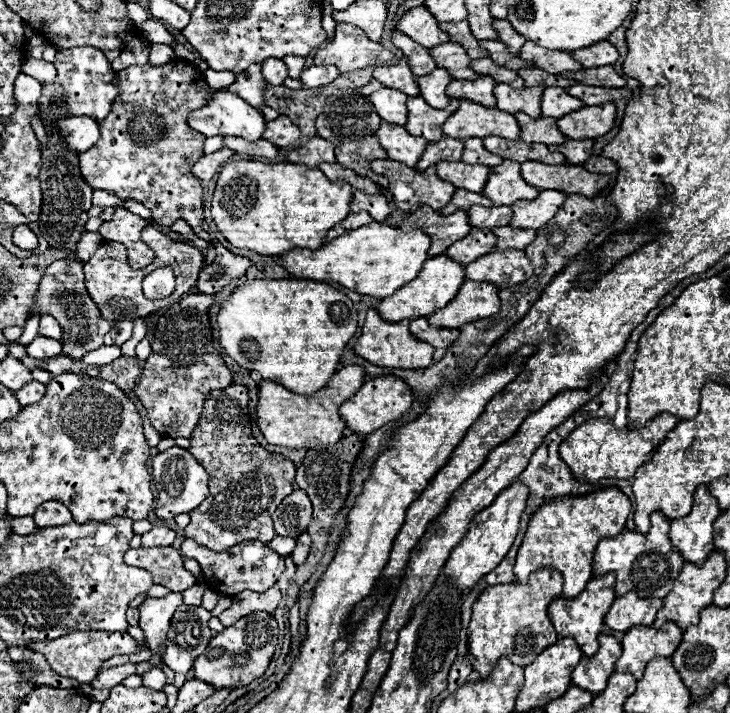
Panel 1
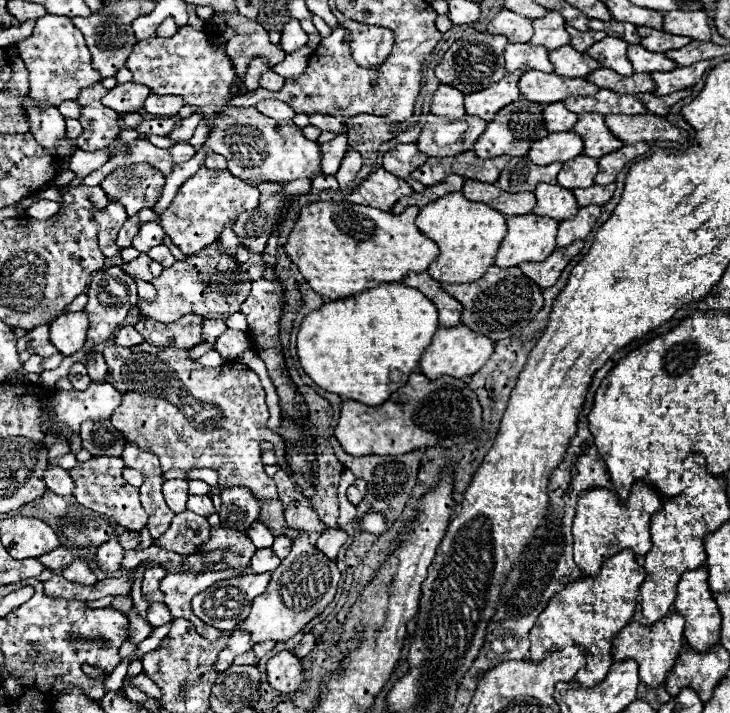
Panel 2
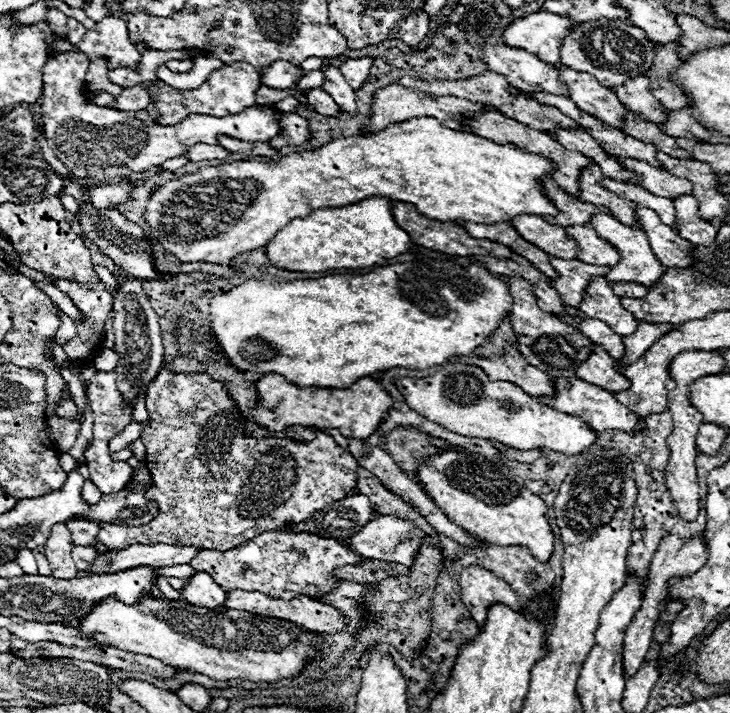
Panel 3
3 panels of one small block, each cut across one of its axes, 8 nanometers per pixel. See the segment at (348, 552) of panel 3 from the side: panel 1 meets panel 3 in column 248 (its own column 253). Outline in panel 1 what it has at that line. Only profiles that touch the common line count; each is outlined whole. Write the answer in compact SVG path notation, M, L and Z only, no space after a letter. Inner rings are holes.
M186 538L182 542L180 552L186 558L196 558L200 562L204 582L212 590L216 590L218 594L224 594L224 596L234 596L234 594L240 594L242 590L266 592L268 588L272 588L276 584L276 580L284 572L284 556L272 552L266 544L254 542L254 540L252 542L244 540L242 544L236 544L226 552L212 552L212 550L196 544L194 540Z

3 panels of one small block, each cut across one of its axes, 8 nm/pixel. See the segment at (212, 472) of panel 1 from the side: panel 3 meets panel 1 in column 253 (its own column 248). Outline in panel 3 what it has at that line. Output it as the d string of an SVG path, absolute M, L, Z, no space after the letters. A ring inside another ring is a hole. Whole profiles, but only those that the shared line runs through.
M166 366L160 368L158 376L148 384L146 388L146 406L148 406L148 414L152 418L150 426L142 432L140 440L146 446L146 466L150 470L152 476L152 484L148 488L148 500L158 504L158 516L142 526L136 528L128 528L128 526L116 526L116 524L100 524L98 530L98 542L110 546L110 548L128 548L132 544L170 544L170 546L196 546L196 548L208 548L208 550L232 550L236 546L240 546L246 540L252 540L264 532L270 530L284 530L288 524L300 524L302 520L312 518L312 514L324 510L330 502L342 500L344 496L348 496L354 488L356 488L356 458L340 448L332 436L316 430L316 438L310 442L294 442L290 438L252 438L244 434L244 416L238 410L236 402L232 400L232 396L224 390L226 382L214 382L208 374L172 374Z

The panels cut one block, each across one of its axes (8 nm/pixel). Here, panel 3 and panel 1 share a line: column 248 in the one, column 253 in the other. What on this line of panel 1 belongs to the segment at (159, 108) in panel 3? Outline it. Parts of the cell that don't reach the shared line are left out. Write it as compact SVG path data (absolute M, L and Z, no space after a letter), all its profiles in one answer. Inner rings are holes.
M252 64L248 70L244 70L242 74L236 76L234 84L230 84L224 90L232 92L232 94L238 94L248 104L262 110L264 108L264 98L262 98L264 88L266 88L266 84L264 84L264 78L260 76L260 64Z

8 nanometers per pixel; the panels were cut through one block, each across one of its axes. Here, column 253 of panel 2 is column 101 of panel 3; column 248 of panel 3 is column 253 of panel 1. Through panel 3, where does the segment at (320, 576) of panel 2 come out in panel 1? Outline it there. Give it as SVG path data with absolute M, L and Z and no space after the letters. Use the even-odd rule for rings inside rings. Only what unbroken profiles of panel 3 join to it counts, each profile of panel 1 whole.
M252 612L244 618L240 618L236 624L224 628L216 636L212 636L208 648L204 654L200 654L194 662L194 678L220 688L240 688L248 686L256 678L260 678L274 654L276 648L276 636L278 636L278 624L276 620L266 612Z

